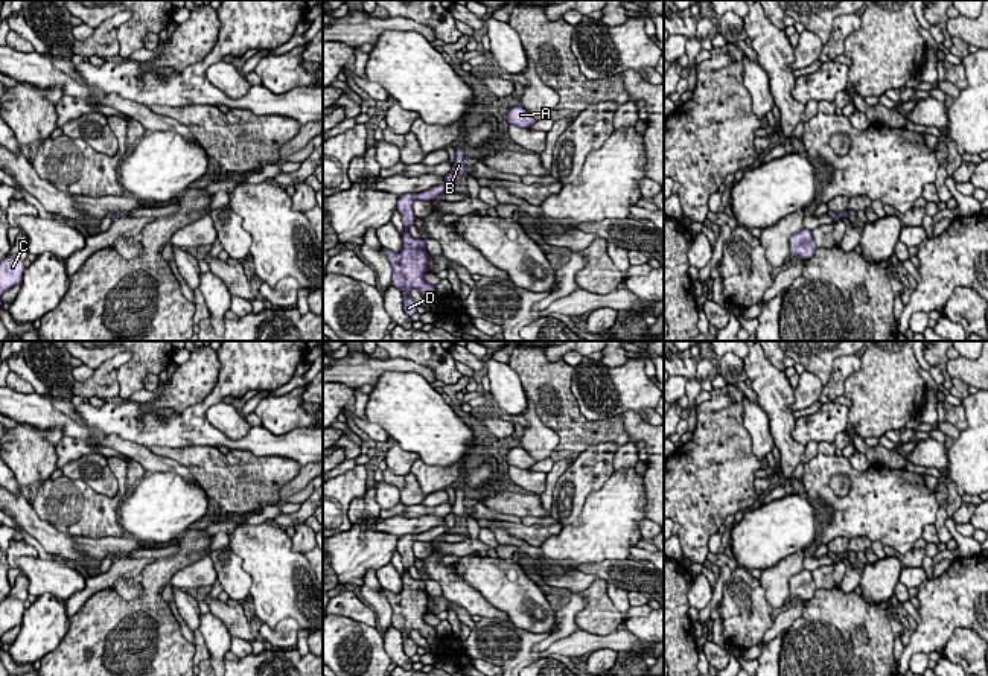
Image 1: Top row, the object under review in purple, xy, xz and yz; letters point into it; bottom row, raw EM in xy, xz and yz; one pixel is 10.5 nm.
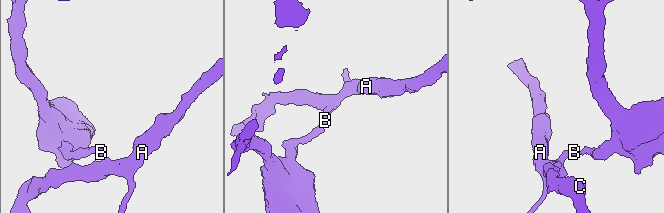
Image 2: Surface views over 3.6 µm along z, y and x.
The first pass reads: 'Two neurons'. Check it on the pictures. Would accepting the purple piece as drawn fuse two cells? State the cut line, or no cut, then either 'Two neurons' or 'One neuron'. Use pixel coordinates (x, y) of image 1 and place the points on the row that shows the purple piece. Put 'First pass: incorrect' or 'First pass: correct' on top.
First pass: correct
Split along xz (452, 171), (458, 177). Two neurons

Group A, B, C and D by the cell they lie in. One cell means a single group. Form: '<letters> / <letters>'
A B C / D

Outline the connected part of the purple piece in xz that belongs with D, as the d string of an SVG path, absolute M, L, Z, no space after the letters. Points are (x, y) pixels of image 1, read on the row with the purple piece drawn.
M451 172L445 177L445 181L440 186L420 193L405 193L399 196L397 212L403 221L402 248L399 251L390 251L384 247L381 248L393 268L391 286L397 288L400 292L406 292L403 311L410 317L414 315L419 308L419 305L411 298L410 292L413 289L417 289L429 301L435 300L437 294L435 285L425 280L425 276L429 273L429 254L426 251L425 239L416 239L408 231L416 221L413 202L432 201L437 195L445 193L449 187L457 186L457 178L458 177Z

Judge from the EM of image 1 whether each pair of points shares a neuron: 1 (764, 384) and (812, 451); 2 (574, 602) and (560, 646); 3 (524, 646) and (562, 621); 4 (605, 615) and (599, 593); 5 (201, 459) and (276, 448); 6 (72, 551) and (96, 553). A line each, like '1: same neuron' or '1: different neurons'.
1: different neurons
2: different neurons
3: same neuron
4: same neuron
5: different neurons
6: same neuron

